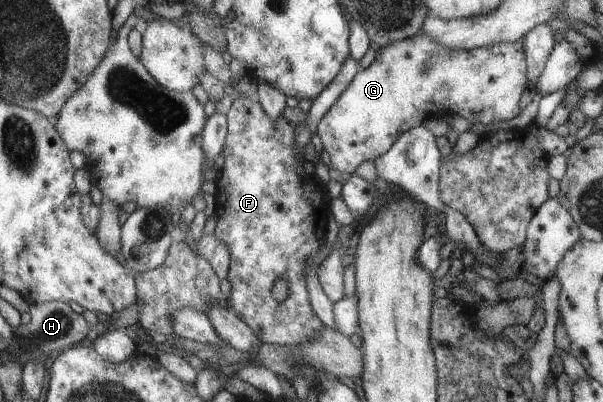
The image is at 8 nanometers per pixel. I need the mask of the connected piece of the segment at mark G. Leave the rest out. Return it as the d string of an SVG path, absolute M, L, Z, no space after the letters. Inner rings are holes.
M424 33L394 41L378 50L368 67L360 68L320 119L315 133L324 145L321 157L334 170L351 175L363 161L383 156L402 133L419 126L426 117L444 117L450 111L458 113L470 124L488 125L494 121L511 120L520 113L518 103L527 80L522 40L470 51L446 49Z

